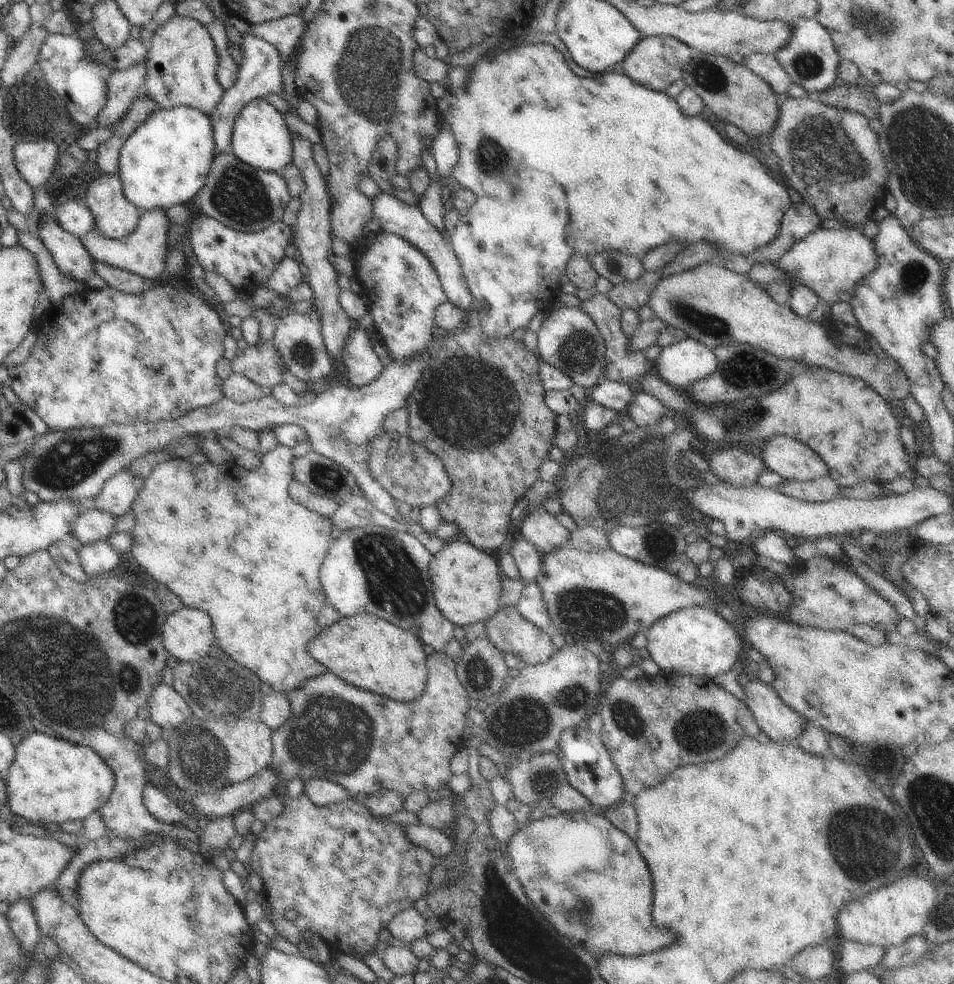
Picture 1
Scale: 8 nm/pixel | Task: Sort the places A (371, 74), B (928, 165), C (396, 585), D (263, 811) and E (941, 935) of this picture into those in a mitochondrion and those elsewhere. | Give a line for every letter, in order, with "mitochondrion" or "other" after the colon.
A: mitochondrion
B: mitochondrion
C: mitochondrion
D: other
E: other

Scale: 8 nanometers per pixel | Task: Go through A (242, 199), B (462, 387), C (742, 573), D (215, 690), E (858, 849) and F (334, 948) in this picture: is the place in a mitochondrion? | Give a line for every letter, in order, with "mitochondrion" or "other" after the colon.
A: mitochondrion
B: mitochondrion
C: other
D: mitochondrion
E: mitochondrion
F: other

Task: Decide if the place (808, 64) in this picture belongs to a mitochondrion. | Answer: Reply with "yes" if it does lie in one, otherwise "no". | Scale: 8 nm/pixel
yes

